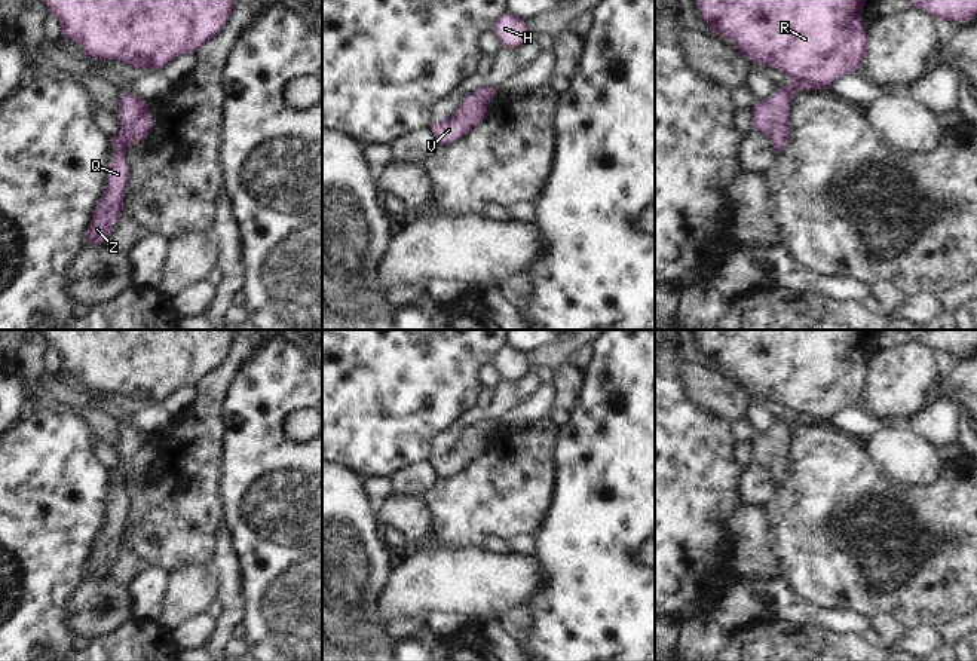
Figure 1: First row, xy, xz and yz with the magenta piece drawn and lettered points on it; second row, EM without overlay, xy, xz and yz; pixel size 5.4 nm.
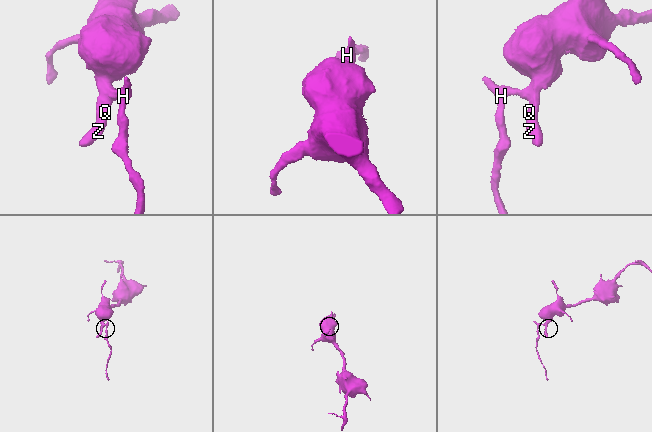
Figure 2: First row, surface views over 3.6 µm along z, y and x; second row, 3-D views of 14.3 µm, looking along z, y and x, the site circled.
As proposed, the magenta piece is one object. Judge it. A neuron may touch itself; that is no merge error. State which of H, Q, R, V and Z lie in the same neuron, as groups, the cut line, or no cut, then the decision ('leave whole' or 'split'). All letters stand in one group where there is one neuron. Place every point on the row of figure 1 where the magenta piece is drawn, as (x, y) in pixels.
groups H Q R V Z; cut none; leave whole

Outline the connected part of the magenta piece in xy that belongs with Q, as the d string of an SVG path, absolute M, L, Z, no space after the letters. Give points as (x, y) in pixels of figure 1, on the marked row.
M120 91L120 104L114 117L122 128L122 135L119 138L110 137L116 152L110 162L105 193L101 196L85 235L88 247L104 247L108 244L108 235L114 227L114 221L123 211L129 180L129 168L123 154L134 143L143 138L147 140L156 125L150 105L125 91Z

